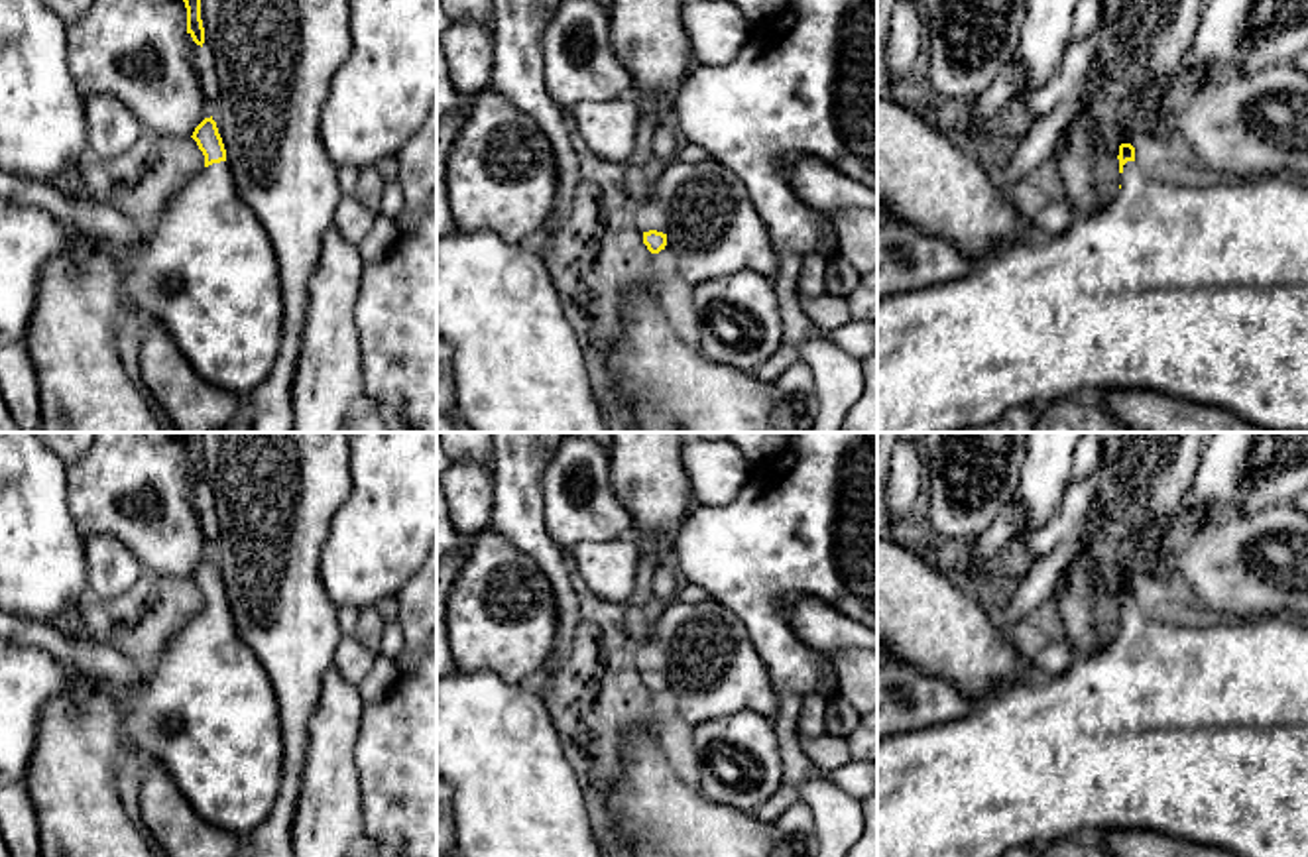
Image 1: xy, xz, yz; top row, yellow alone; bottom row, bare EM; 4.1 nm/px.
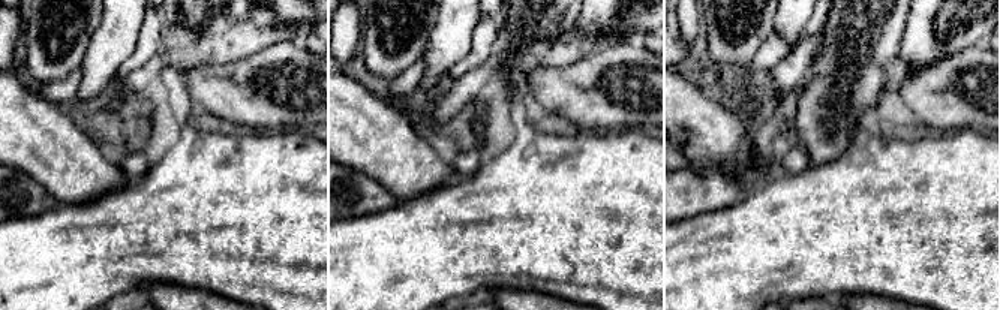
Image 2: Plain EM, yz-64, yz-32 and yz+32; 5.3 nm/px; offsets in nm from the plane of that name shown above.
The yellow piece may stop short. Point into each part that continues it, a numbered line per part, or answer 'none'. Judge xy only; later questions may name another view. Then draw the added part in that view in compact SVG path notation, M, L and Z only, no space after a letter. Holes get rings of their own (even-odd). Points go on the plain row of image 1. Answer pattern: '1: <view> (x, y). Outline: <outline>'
1: xy (207, 712). Outline: M228 601L205 607L179 629L136 690L85 678L35 647L0 639L0 774L24 784L43 708L59 696L83 702L90 690L114 694L124 753L159 765L207 824L242 835L269 816L281 788L281 712L266 668L238 637Z

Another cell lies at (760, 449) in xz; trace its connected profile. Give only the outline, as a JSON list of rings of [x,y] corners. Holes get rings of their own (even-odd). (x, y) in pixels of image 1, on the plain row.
[[[728,432],[728,440],[738,444],[743,456],[759,470],[787,446],[785,432]]]

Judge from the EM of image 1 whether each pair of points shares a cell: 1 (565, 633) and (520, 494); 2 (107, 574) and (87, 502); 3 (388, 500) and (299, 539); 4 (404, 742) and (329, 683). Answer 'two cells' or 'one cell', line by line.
1: one cell
2: two cells
3: two cells
4: two cells

